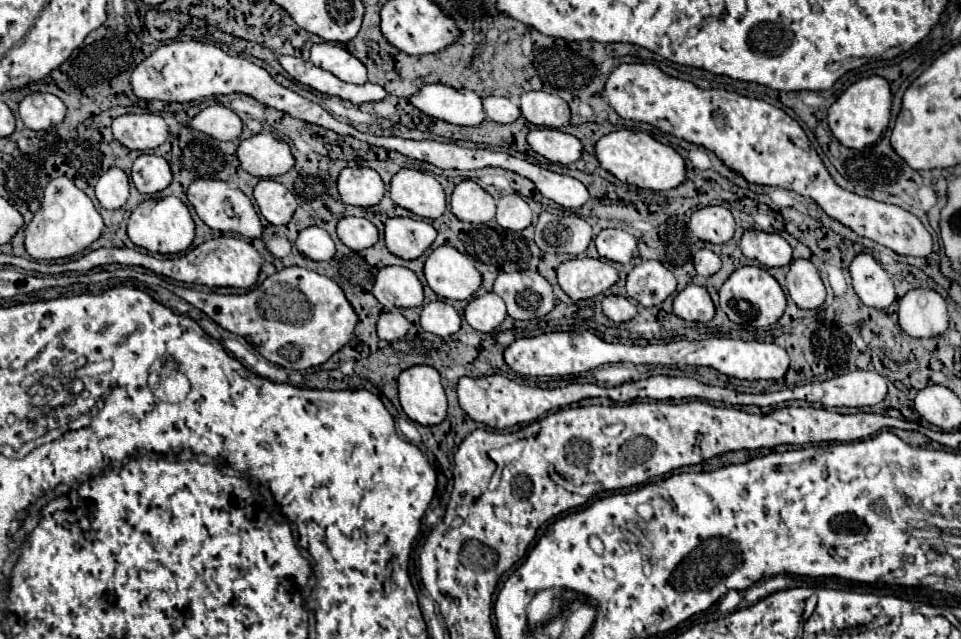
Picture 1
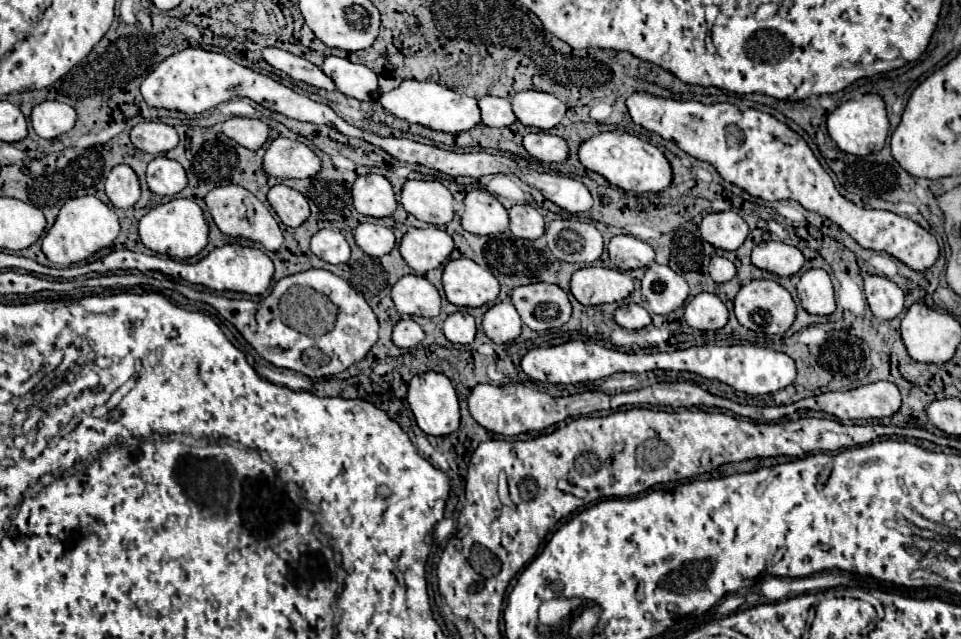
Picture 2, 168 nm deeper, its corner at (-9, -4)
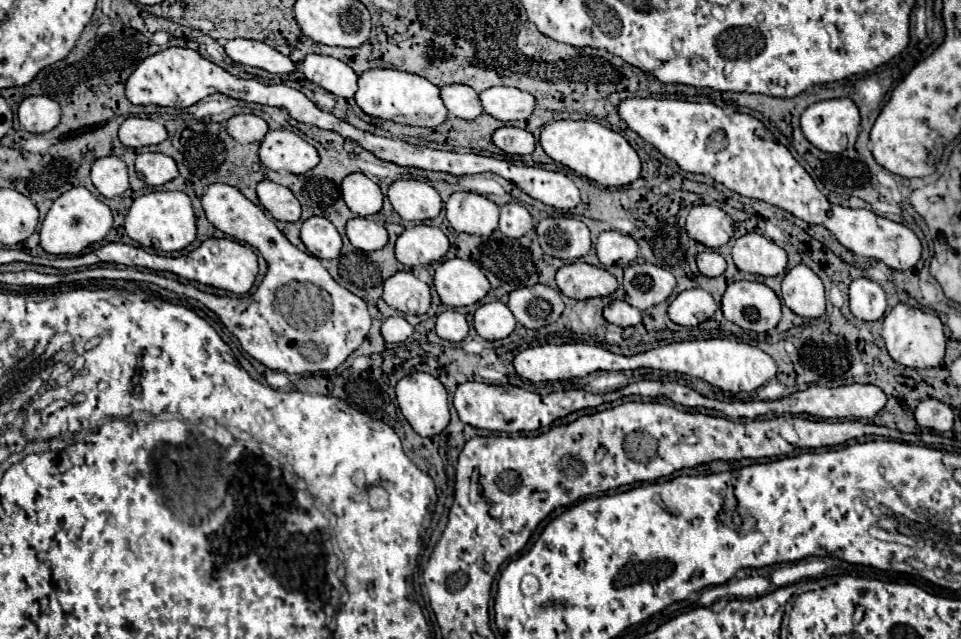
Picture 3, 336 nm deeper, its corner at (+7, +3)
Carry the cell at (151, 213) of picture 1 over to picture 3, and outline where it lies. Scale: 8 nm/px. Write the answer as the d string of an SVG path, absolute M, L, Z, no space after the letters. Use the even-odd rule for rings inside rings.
M160 191L160 193L146 193L134 199L126 221L124 221L126 235L140 243L142 247L152 247L158 251L180 251L188 247L196 239L196 217L190 203L190 197L180 191Z

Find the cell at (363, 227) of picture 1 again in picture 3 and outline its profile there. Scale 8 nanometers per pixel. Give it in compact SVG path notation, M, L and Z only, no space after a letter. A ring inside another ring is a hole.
M354 217L346 223L346 237L356 249L362 249L366 253L378 251L388 243L388 233L384 225L364 217Z

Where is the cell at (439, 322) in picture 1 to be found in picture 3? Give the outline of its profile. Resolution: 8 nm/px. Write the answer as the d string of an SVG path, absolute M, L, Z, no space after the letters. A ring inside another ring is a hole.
M448 309L448 311L438 315L436 333L438 333L438 337L442 337L446 341L458 343L468 335L468 321L462 313L458 313L454 309Z

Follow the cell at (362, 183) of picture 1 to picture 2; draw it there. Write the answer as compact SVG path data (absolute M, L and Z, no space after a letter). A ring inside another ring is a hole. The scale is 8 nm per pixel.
M380 174L360 176L352 186L352 198L354 198L354 208L364 216L384 218L392 216L396 210L392 184Z

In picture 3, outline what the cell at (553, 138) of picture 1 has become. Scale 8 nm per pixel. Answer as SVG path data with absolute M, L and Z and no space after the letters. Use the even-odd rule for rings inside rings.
M500 127L492 141L498 149L502 149L508 155L528 155L536 147L536 139L530 131L518 129L518 127Z

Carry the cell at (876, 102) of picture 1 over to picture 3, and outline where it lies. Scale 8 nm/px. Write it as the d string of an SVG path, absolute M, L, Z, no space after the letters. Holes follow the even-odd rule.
M848 97L818 101L802 113L800 125L814 147L826 153L842 153L858 139L860 111Z

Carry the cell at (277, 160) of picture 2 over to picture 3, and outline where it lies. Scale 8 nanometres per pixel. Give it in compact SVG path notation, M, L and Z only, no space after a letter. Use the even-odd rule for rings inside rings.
M268 131L260 141L260 163L272 171L306 173L318 165L316 149L294 131Z

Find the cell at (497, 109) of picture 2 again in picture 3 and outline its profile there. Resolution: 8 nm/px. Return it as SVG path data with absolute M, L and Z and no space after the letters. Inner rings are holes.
M444 85L442 95L444 95L444 105L454 117L476 119L478 115L484 113L478 93L468 85Z

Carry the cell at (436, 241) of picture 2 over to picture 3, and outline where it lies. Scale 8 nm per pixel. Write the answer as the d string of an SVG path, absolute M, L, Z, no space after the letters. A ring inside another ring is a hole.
M414 225L398 235L394 253L400 263L414 267L414 265L428 265L432 261L442 259L448 247L450 243L438 227Z

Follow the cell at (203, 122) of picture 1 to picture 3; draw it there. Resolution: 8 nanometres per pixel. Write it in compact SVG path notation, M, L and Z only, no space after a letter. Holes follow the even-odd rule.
M234 115L230 117L226 123L226 133L236 139L238 143L254 143L254 141L262 141L264 135L268 133L268 123L258 117L258 115Z

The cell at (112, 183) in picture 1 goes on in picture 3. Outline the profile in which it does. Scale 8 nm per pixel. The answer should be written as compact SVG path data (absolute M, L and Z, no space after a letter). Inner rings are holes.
M114 155L110 157L102 157L96 159L96 163L92 165L92 183L94 187L106 197L118 197L128 189L128 169L126 163Z

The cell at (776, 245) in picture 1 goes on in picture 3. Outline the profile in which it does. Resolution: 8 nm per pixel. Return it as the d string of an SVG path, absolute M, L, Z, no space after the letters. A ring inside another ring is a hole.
M748 233L736 239L732 247L732 259L740 271L764 277L784 273L788 263L788 255L782 247L756 233Z

